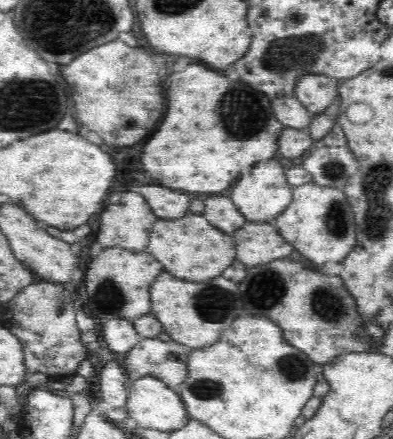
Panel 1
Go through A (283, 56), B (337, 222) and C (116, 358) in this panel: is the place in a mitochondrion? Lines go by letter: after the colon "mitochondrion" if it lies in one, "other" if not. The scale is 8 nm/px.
A: mitochondrion
B: mitochondrion
C: other

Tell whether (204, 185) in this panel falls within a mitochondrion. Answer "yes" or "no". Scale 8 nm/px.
no

